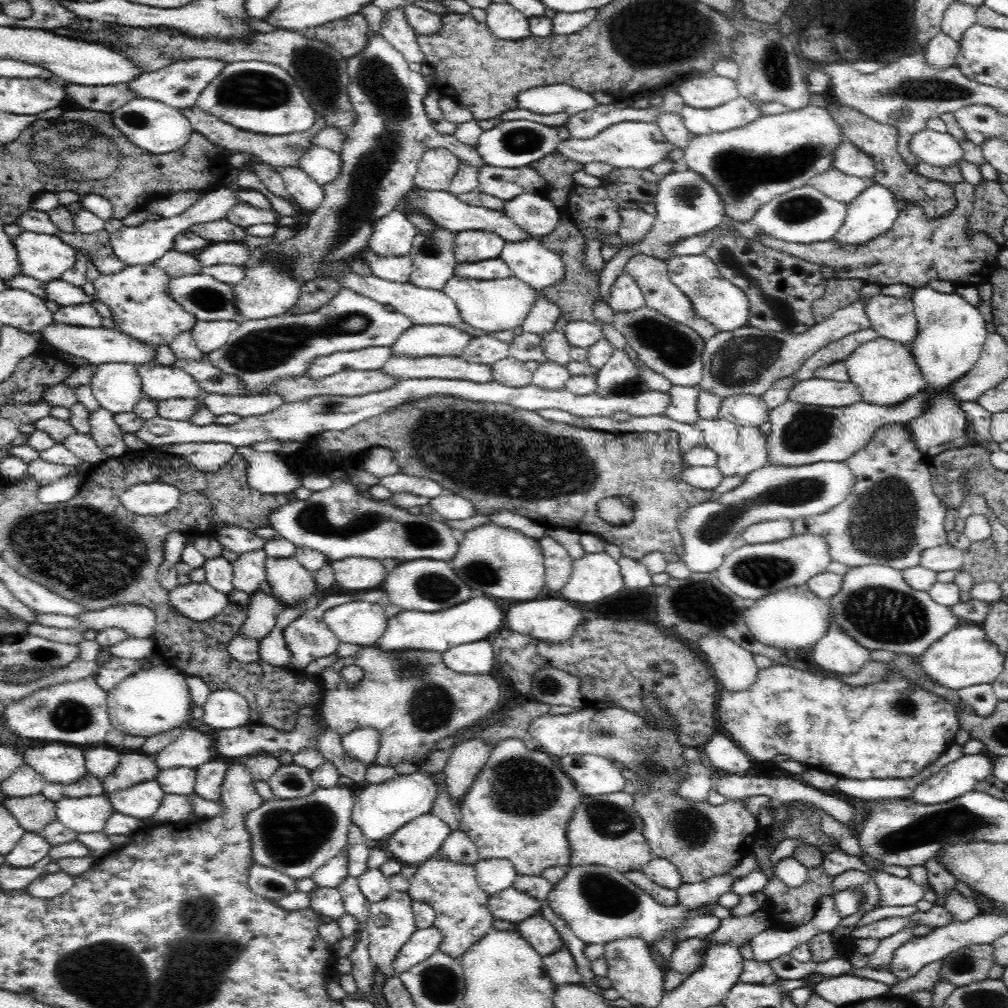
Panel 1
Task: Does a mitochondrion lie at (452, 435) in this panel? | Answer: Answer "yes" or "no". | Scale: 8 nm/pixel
yes

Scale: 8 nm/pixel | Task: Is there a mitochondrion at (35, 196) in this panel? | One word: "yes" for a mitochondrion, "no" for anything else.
no

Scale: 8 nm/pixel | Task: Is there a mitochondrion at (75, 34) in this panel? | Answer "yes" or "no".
no

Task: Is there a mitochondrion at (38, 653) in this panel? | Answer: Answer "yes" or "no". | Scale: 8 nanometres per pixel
yes

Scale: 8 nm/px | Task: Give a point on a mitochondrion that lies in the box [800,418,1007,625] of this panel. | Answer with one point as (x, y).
(884, 527)

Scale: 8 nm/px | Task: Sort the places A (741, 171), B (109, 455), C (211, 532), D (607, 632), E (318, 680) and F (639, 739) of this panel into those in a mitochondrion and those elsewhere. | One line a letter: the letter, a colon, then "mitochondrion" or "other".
A: mitochondrion
B: other
C: other
D: other
E: other
F: mitochondrion

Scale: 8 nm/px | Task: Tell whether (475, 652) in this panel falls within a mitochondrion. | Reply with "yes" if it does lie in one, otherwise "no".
no

